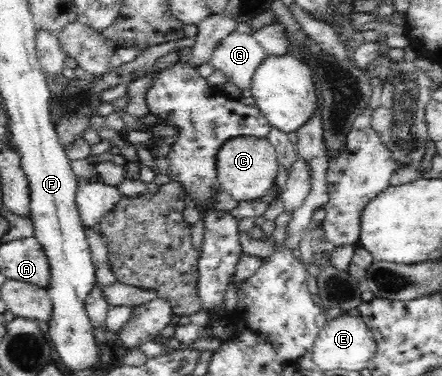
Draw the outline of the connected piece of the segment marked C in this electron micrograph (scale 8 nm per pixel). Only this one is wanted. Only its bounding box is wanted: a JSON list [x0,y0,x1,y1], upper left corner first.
[216,136,279,202]

